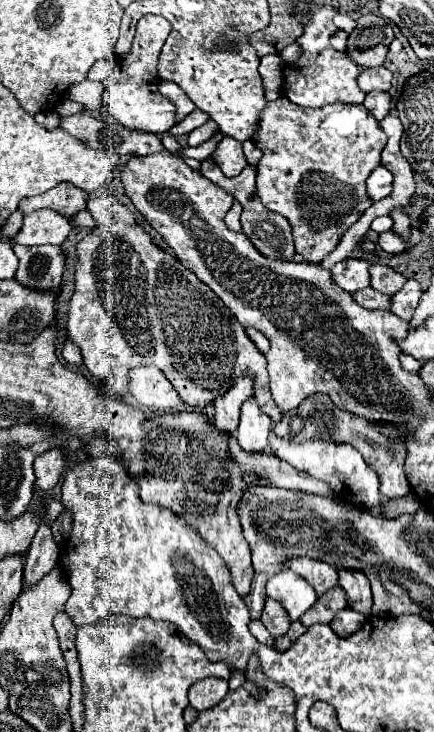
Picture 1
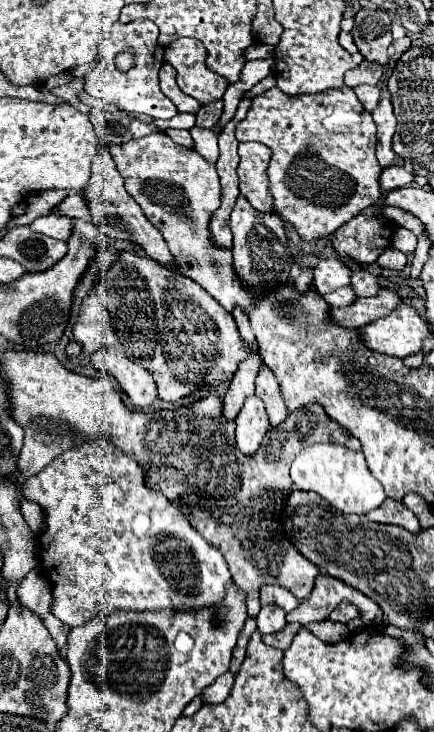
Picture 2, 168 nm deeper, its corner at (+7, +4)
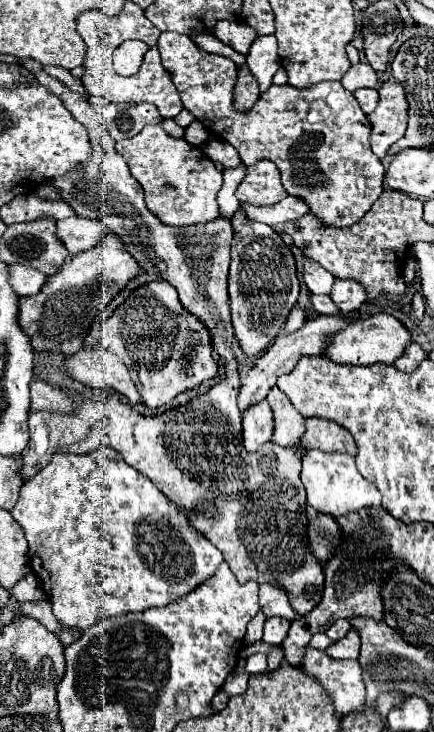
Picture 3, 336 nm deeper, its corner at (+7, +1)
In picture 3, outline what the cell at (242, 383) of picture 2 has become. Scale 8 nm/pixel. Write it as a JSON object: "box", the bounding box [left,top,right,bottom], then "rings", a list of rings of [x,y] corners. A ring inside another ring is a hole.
{"box":[239,316,349,412],"rings":[[[317,316],[305,322],[305,326],[289,336],[279,336],[257,360],[255,360],[255,368],[247,374],[247,378],[243,380],[241,392],[239,392],[239,408],[241,412],[245,412],[251,404],[257,404],[261,400],[267,398],[269,390],[277,384],[277,378],[283,374],[289,374],[295,368],[295,362],[299,362],[299,358],[303,356],[315,356],[323,352],[323,346],[327,346],[327,334],[331,334],[331,330],[339,330],[339,326],[345,326],[349,320],[341,318],[341,316]]]}

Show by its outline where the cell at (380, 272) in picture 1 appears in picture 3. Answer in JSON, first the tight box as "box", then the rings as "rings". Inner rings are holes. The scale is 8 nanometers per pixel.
{"box":[329,280,367,314],"rings":[[[335,280],[329,296],[341,314],[357,312],[361,308],[361,304],[365,304],[365,300],[367,300],[365,290],[359,288],[359,284],[355,280]]]}

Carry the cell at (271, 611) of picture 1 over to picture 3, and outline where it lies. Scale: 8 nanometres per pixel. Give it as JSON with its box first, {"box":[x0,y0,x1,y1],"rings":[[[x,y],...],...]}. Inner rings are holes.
{"box":[263,618,291,644],"rings":[[[267,618],[265,630],[263,630],[263,642],[267,644],[281,644],[289,632],[291,622],[285,618]]]}

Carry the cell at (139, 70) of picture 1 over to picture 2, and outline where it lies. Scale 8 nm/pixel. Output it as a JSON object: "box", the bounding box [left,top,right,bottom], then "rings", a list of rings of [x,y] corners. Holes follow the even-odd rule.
{"box":[85,19,177,119],"rings":[[[137,19],[127,25],[115,23],[109,33],[103,35],[103,45],[99,47],[97,65],[93,71],[85,75],[85,91],[93,97],[99,97],[107,103],[113,103],[121,111],[145,113],[153,119],[171,119],[177,115],[177,107],[167,99],[159,89],[159,69],[163,65],[163,49],[157,45],[159,27],[149,19]],[[131,51],[135,57],[135,65],[129,71],[119,71],[115,67],[115,59],[119,53]]]}

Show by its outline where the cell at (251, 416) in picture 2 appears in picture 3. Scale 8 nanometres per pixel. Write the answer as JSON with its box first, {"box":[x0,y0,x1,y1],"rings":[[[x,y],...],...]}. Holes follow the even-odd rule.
{"box":[243,400,273,452],"rings":[[[263,400],[243,412],[243,444],[249,452],[257,452],[261,444],[273,436],[273,412]]]}

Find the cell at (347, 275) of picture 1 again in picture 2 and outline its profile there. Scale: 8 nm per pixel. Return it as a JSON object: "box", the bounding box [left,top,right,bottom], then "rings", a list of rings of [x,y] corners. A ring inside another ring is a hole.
{"box":[313,259,353,295],"rings":[[[323,259],[315,267],[313,285],[317,287],[317,291],[321,295],[325,295],[339,287],[351,285],[351,275],[353,275],[353,271],[341,259]]]}

